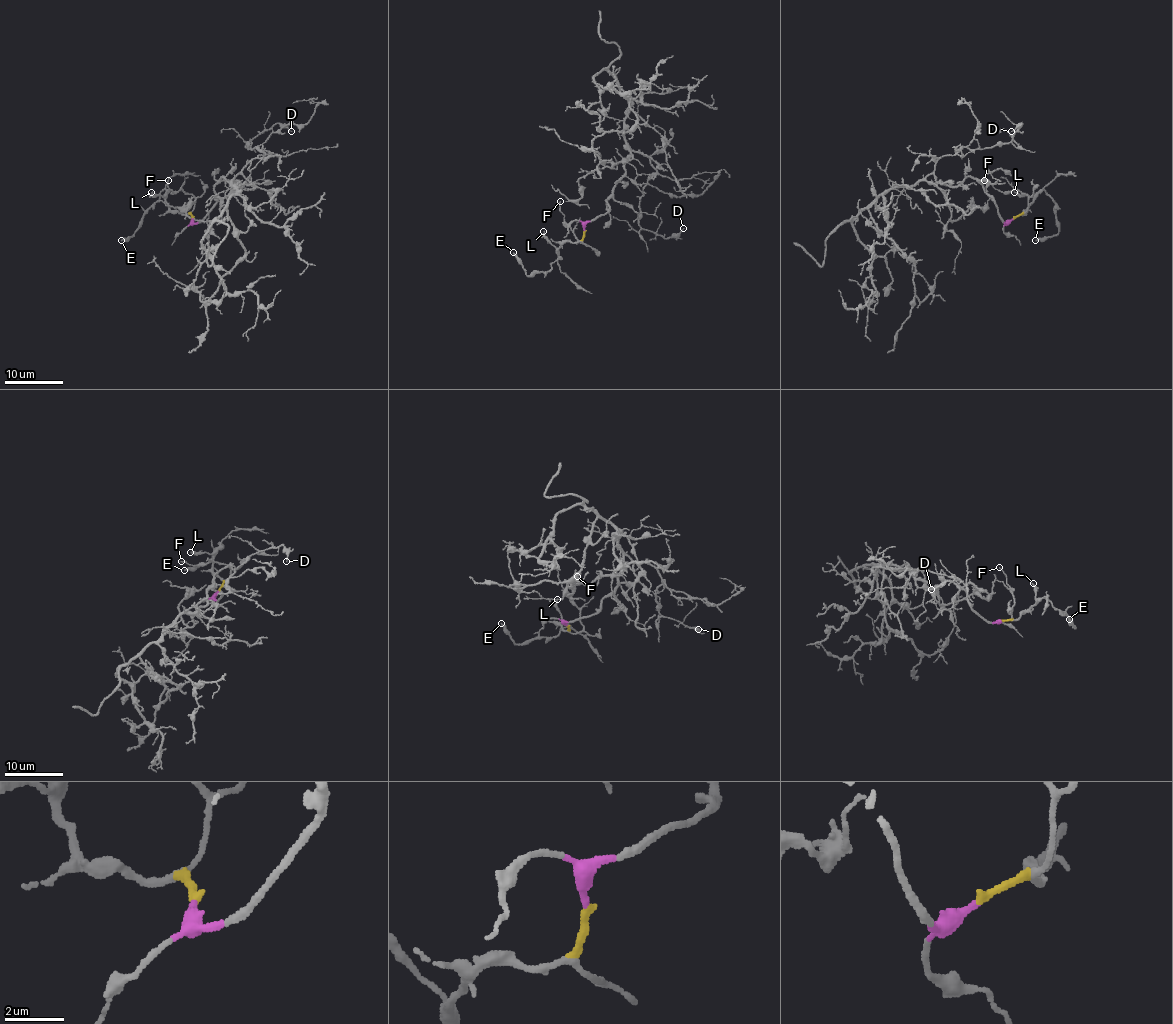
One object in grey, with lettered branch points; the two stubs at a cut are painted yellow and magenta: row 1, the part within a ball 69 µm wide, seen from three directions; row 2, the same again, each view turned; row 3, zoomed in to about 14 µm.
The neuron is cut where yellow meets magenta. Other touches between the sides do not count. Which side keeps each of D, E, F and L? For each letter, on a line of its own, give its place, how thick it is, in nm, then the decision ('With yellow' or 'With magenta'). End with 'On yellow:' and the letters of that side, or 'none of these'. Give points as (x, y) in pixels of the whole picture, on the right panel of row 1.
D: Place: (1011, 131). Thickness 130 nm. With magenta
E: Place: (1035, 240). Thickness 240 nm. With yellow
F: Place: (984, 180). Thickness 110 nm. With yellow
L: Place: (1014, 192). Thickness 190 nm. With yellow
On yellow: E, F, L

